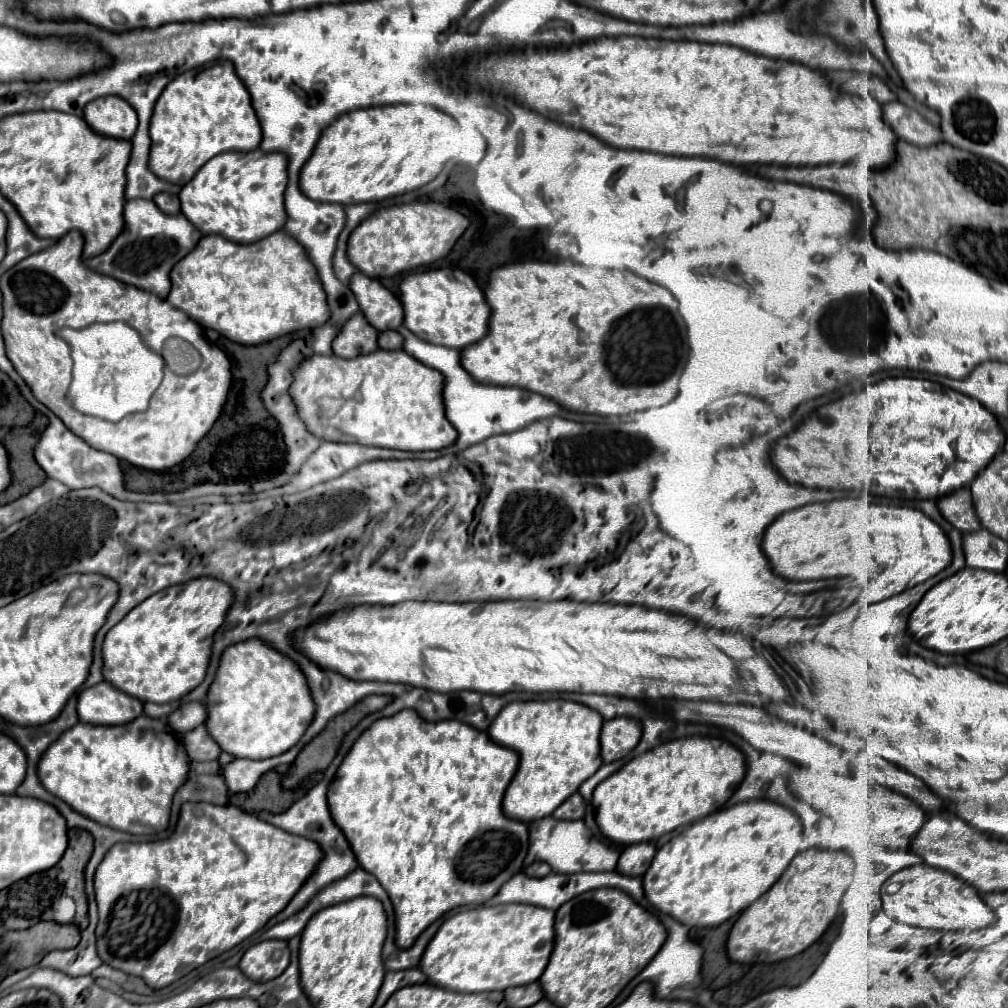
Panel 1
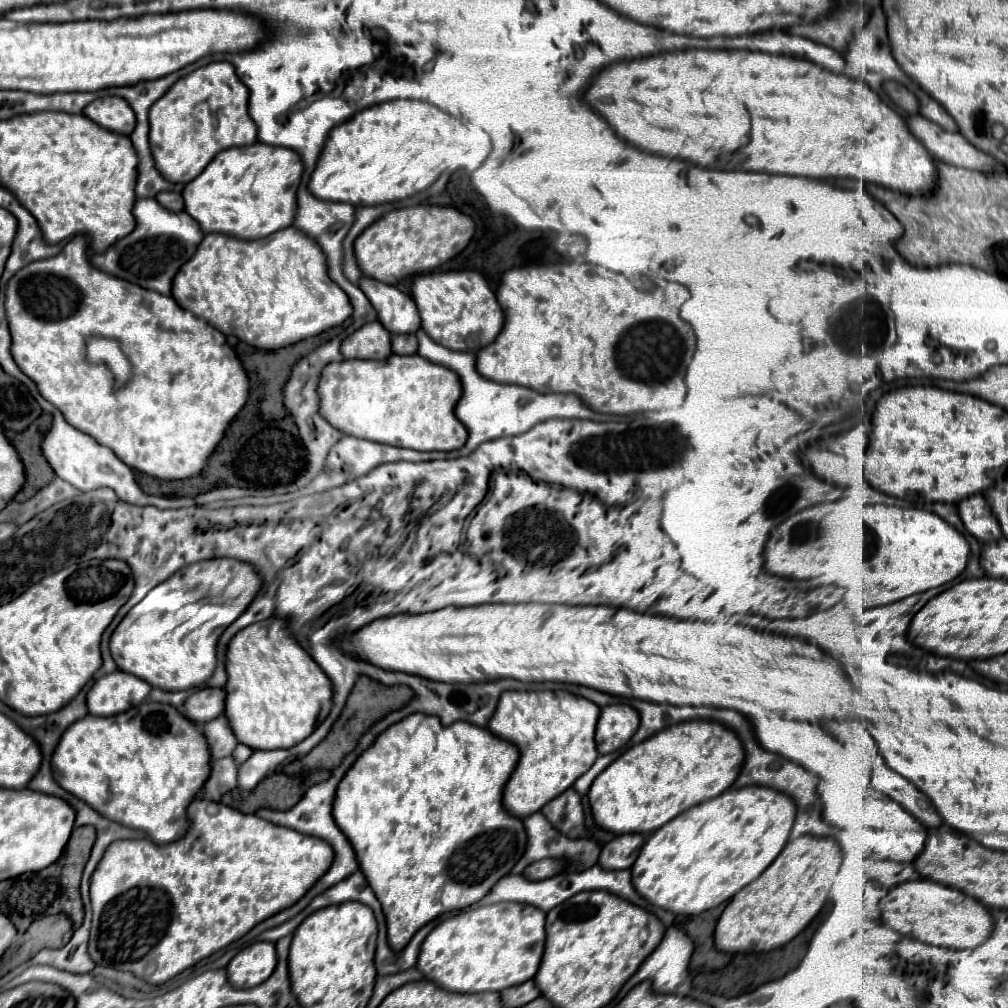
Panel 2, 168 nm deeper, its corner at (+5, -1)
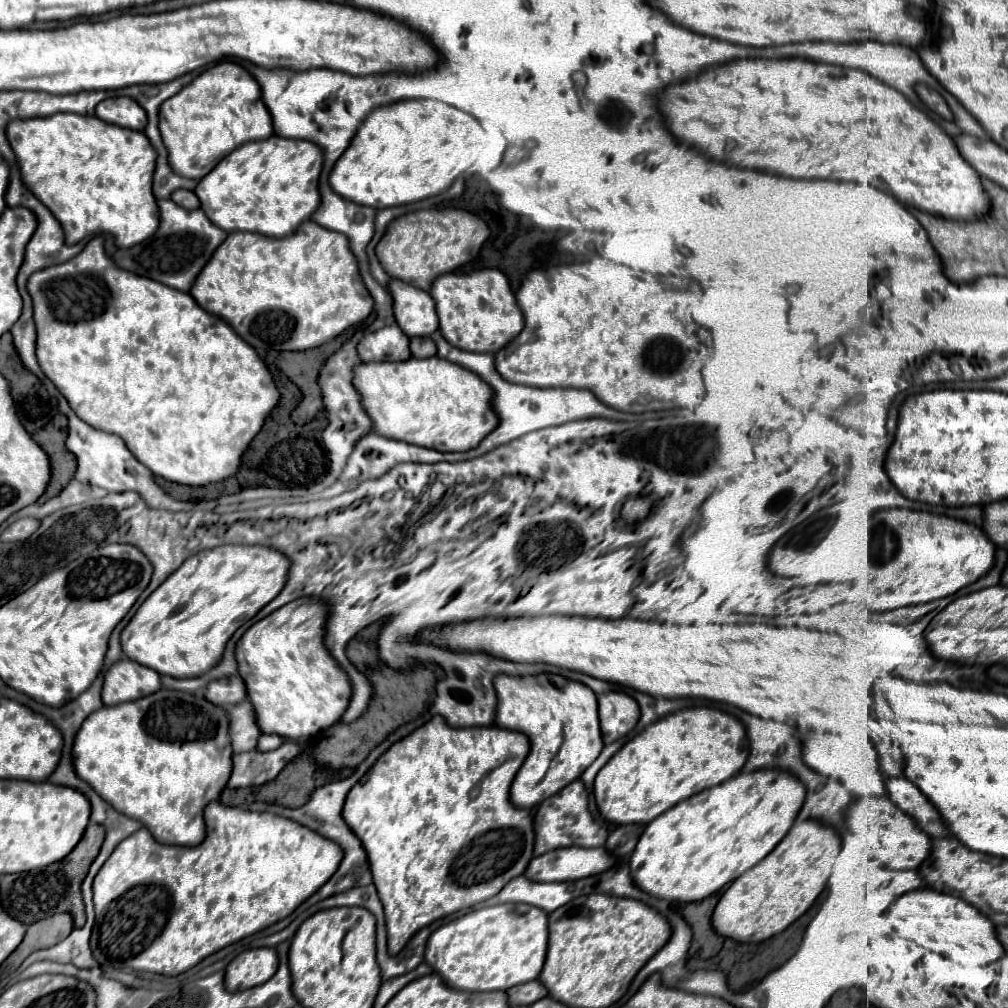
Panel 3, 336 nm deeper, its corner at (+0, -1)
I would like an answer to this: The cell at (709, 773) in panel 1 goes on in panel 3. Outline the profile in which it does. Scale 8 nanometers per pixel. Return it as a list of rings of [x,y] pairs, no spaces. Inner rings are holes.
[[[713,707],[681,709],[647,725],[607,761],[595,777],[595,801],[601,815],[615,825],[647,825],[681,799],[733,777],[745,759],[747,737],[737,717]]]

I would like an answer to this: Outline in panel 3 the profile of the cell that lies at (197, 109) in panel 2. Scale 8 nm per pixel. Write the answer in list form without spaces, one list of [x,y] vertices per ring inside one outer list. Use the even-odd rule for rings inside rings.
[[[233,61],[209,67],[177,95],[167,99],[159,111],[159,129],[173,171],[187,179],[203,179],[239,145],[273,135],[271,115],[261,99],[259,83],[255,83],[247,69]]]

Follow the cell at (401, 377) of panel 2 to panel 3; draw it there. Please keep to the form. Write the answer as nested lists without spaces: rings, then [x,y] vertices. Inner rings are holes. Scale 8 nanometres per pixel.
[[[411,357],[401,363],[361,363],[355,367],[353,381],[363,397],[363,407],[373,419],[375,433],[389,439],[437,451],[469,451],[499,423],[491,407],[491,385],[477,373],[439,357]]]

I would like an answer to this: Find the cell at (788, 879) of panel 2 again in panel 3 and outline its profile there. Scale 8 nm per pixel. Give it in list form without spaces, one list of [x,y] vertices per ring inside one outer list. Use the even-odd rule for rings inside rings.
[[[815,819],[795,823],[789,829],[789,835],[785,835],[767,857],[751,867],[751,871],[739,875],[739,879],[735,879],[735,883],[719,897],[713,911],[715,931],[743,943],[761,943],[781,933],[799,919],[825,889],[839,851],[841,837],[829,825]]]

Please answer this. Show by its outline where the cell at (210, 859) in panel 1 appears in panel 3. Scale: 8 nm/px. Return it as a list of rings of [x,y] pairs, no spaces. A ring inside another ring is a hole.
[[[213,801],[205,807],[205,825],[207,837],[197,847],[161,845],[141,827],[135,835],[121,841],[99,869],[93,881],[97,921],[91,935],[91,951],[101,965],[179,975],[211,953],[291,915],[335,873],[343,859],[337,843],[273,813],[243,811]]]

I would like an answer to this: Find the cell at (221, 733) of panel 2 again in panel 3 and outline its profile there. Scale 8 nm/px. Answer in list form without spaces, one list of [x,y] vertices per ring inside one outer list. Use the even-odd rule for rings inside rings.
[[[249,699],[229,709],[229,733],[233,751],[251,751],[257,747],[257,739],[263,731],[257,725],[257,717]]]

